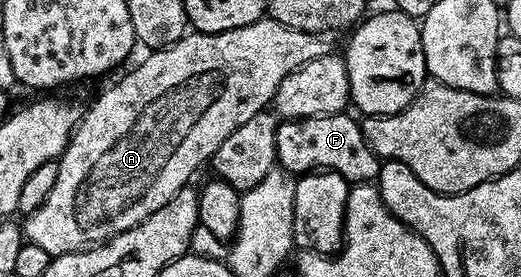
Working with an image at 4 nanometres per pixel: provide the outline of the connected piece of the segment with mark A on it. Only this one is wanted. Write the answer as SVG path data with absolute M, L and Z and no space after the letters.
M265 18L250 26L226 30L213 36L205 32L193 31L191 34L185 34L183 38L168 48L157 48L149 51L148 57L133 72L126 73L117 84L110 85L81 115L80 123L76 131L72 133L72 141L66 146L63 156L58 161L60 169L58 170L58 178L54 181L54 190L50 190L50 198L46 198L46 202L42 202L42 206L38 206L38 210L27 213L25 220L28 221L23 221L22 231L25 241L34 246L42 246L42 250L46 250L46 254L54 257L67 252L78 252L93 244L102 244L112 236L117 236L119 232L125 232L138 226L138 222L150 218L150 214L154 214L154 210L162 210L162 206L166 206L166 202L170 202L170 198L174 198L174 194L178 194L178 190L182 190L191 181L188 179L203 164L205 167L211 161L218 146L222 146L222 142L226 142L226 138L230 138L230 134L234 134L234 130L238 130L238 126L246 126L246 122L250 122L250 118L254 118L254 114L265 111L275 101L278 86L282 86L282 78L286 78L286 74L306 66L306 62L310 62L314 58L329 55L333 51L332 40L333 37L328 34L294 30L290 26L282 26L274 19Z

